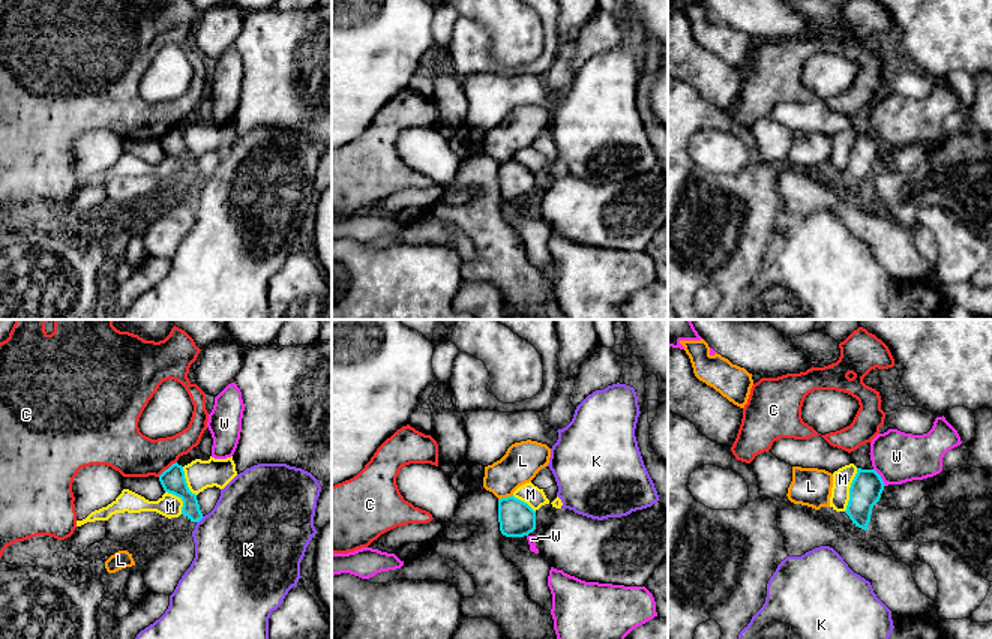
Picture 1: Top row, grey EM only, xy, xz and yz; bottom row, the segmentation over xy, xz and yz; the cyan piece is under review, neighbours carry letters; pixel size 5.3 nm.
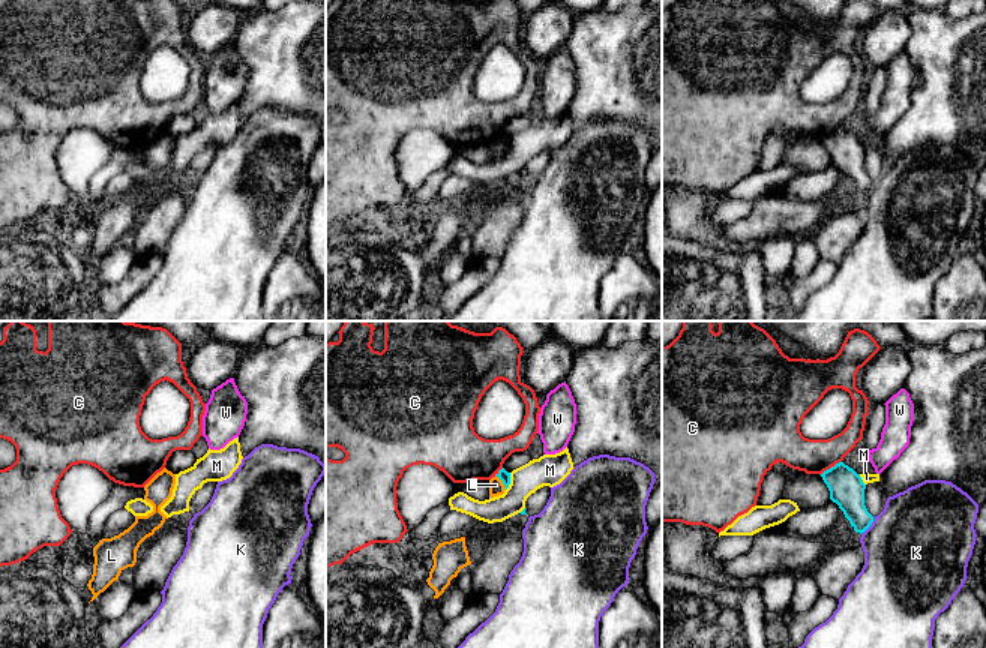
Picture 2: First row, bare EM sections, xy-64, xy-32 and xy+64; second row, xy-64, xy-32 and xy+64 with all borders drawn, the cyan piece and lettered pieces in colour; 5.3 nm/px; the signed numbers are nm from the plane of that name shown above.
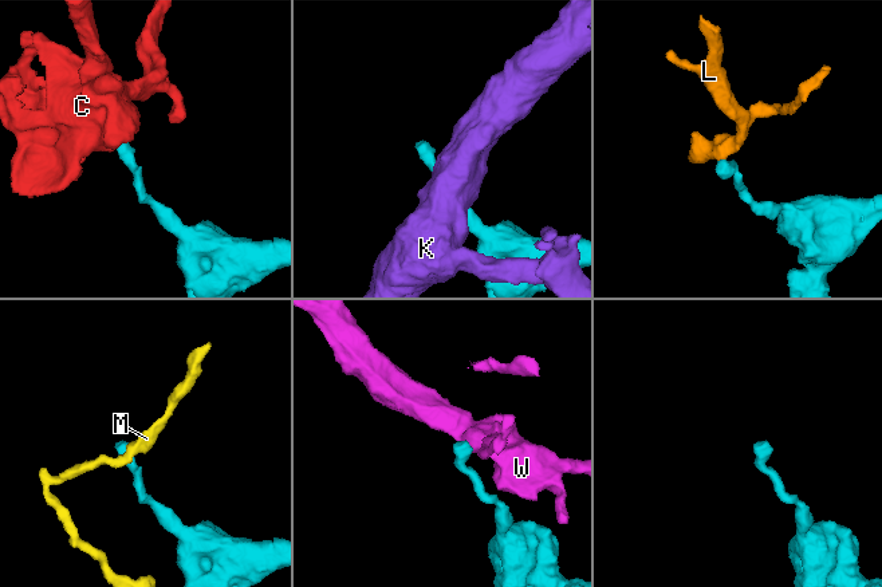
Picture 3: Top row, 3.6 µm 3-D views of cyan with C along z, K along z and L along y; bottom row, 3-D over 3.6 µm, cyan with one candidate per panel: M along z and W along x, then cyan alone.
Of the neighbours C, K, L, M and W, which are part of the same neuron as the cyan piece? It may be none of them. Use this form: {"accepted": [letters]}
{"accepted": []}

